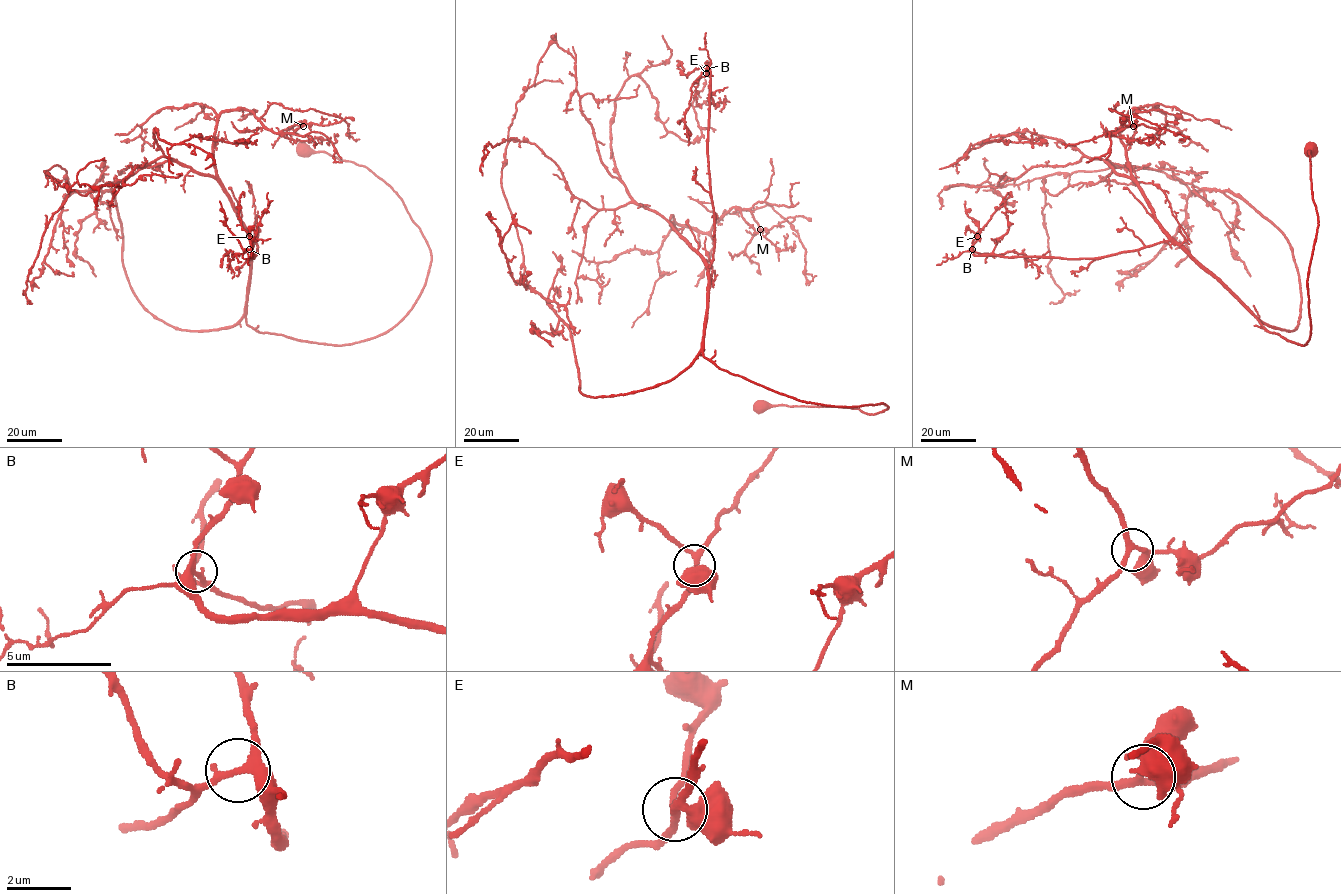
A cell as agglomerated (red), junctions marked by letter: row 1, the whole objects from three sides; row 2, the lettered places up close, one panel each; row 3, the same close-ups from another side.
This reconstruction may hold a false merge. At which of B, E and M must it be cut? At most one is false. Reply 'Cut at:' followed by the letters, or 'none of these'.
Cut at: none of these

